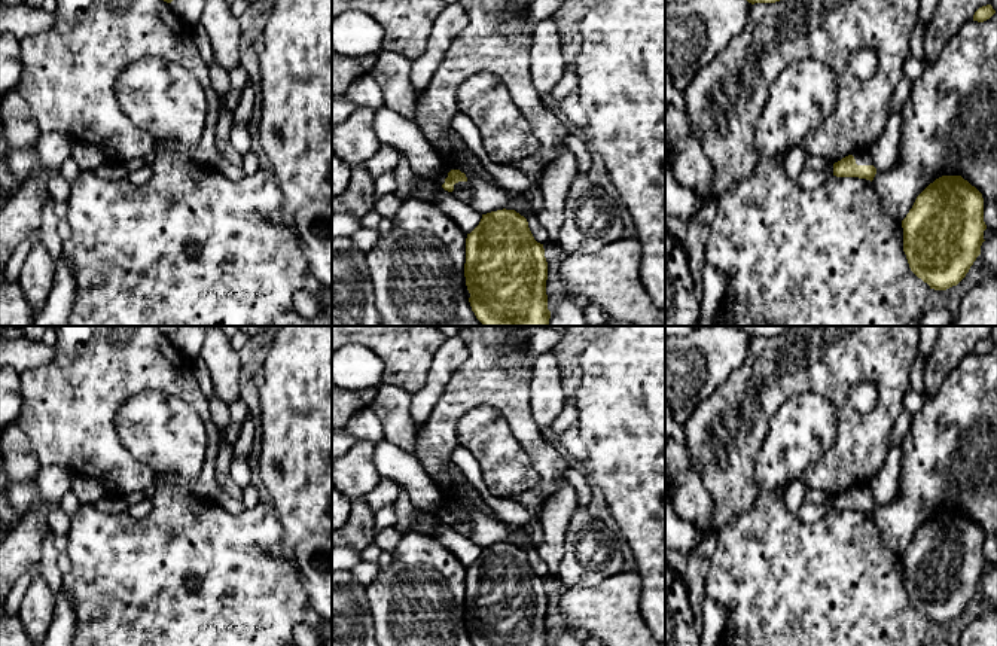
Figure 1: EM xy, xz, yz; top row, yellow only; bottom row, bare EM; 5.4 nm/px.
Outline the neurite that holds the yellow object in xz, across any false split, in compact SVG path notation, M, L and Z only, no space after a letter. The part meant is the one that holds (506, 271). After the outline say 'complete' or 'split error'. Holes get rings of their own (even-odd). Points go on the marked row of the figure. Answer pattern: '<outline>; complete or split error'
M515 210L482 214L466 238L466 286L469 302L484 326L549 326L546 280L548 262L524 216Z; complete

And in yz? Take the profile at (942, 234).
M942 176L915 199L902 220L903 252L911 271L935 290L957 286L981 255L984 231L982 194L961 176Z; complete

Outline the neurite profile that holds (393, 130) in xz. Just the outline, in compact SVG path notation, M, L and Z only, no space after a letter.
M387 109L378 110L374 131L381 144L397 149L408 158L411 168L421 177L435 176L442 167L442 158L433 150L414 121Z

